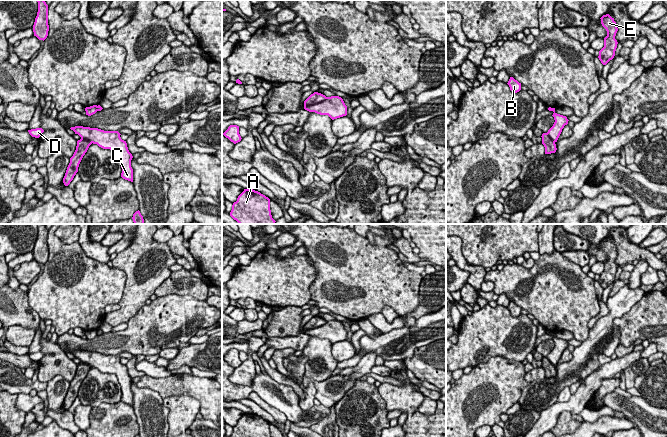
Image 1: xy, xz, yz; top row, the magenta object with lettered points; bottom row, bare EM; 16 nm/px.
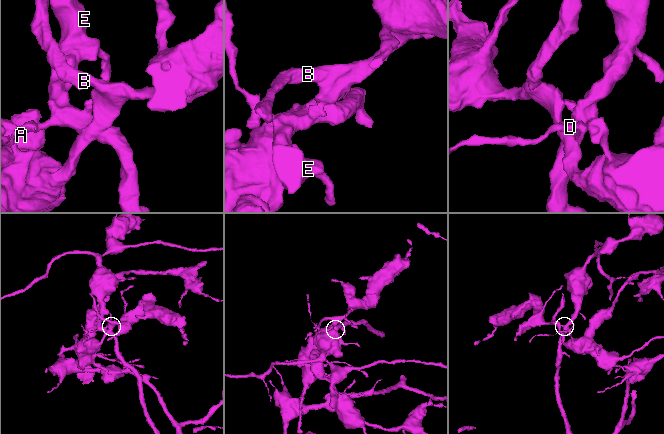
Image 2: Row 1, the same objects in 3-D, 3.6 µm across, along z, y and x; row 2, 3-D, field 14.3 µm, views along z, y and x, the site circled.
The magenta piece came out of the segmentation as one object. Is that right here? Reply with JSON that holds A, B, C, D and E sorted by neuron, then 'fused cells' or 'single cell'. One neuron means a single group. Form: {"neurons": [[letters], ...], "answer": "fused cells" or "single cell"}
{"neurons": [["A", "B"], ["C", "D", "E"]], "answer": "fused cells"}

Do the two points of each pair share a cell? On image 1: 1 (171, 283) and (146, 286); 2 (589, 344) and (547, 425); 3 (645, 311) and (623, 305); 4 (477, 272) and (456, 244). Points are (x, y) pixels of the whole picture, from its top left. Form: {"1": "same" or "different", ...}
{"1": "different", "2": "different", "3": "different", "4": "same"}

